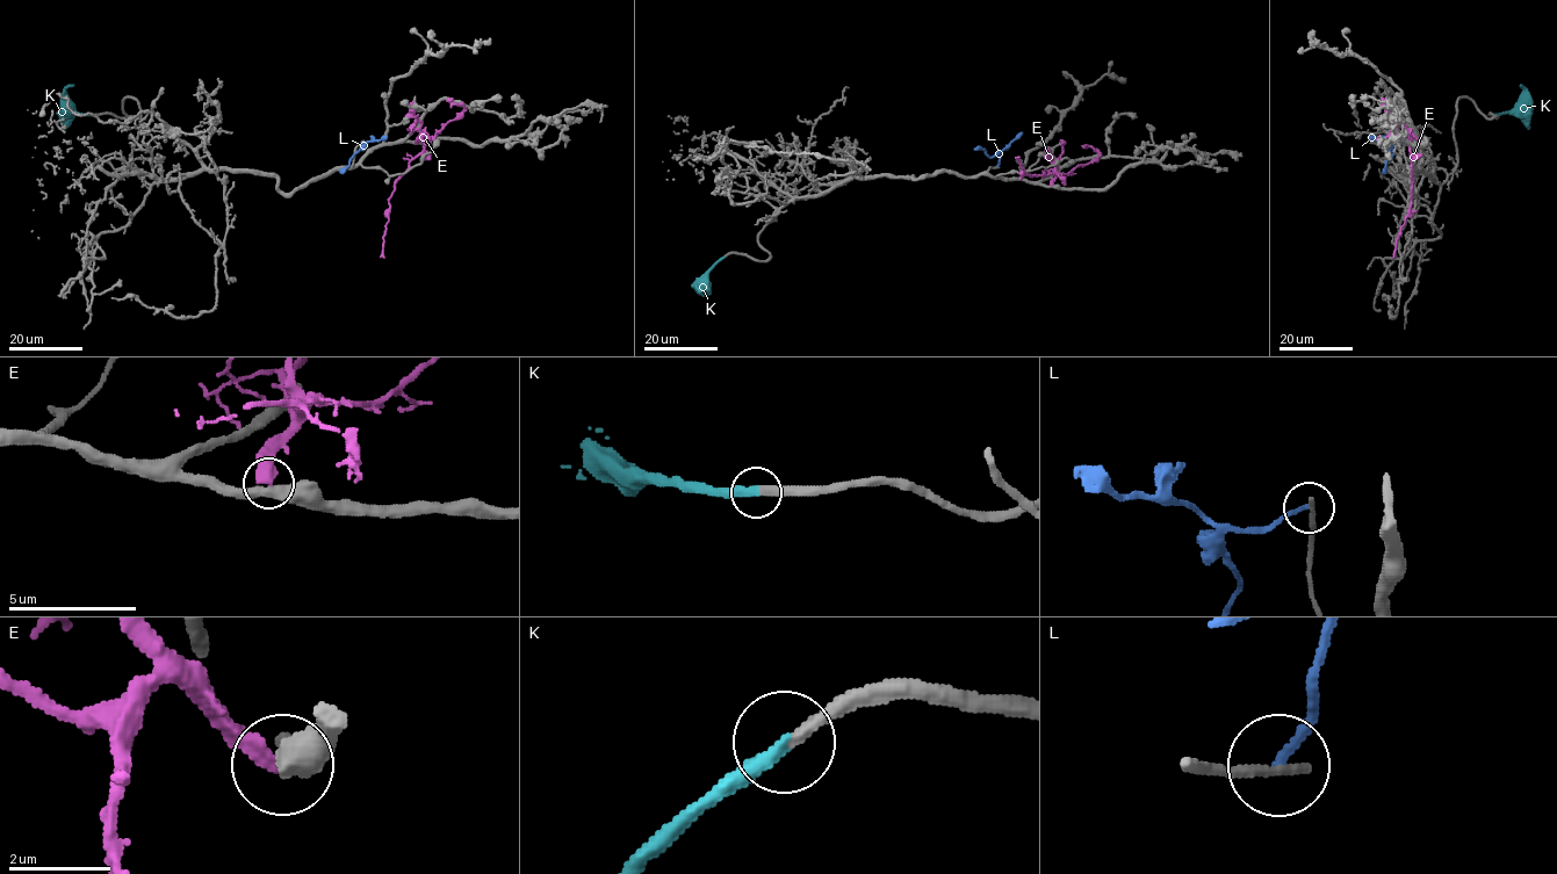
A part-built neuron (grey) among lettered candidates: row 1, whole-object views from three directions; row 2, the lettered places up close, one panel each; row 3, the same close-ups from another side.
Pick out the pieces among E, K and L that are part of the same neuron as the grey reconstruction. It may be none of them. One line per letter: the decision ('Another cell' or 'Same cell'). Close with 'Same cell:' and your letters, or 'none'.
E: Another cell
K: Same cell
L: Another cell
Same cell: K

